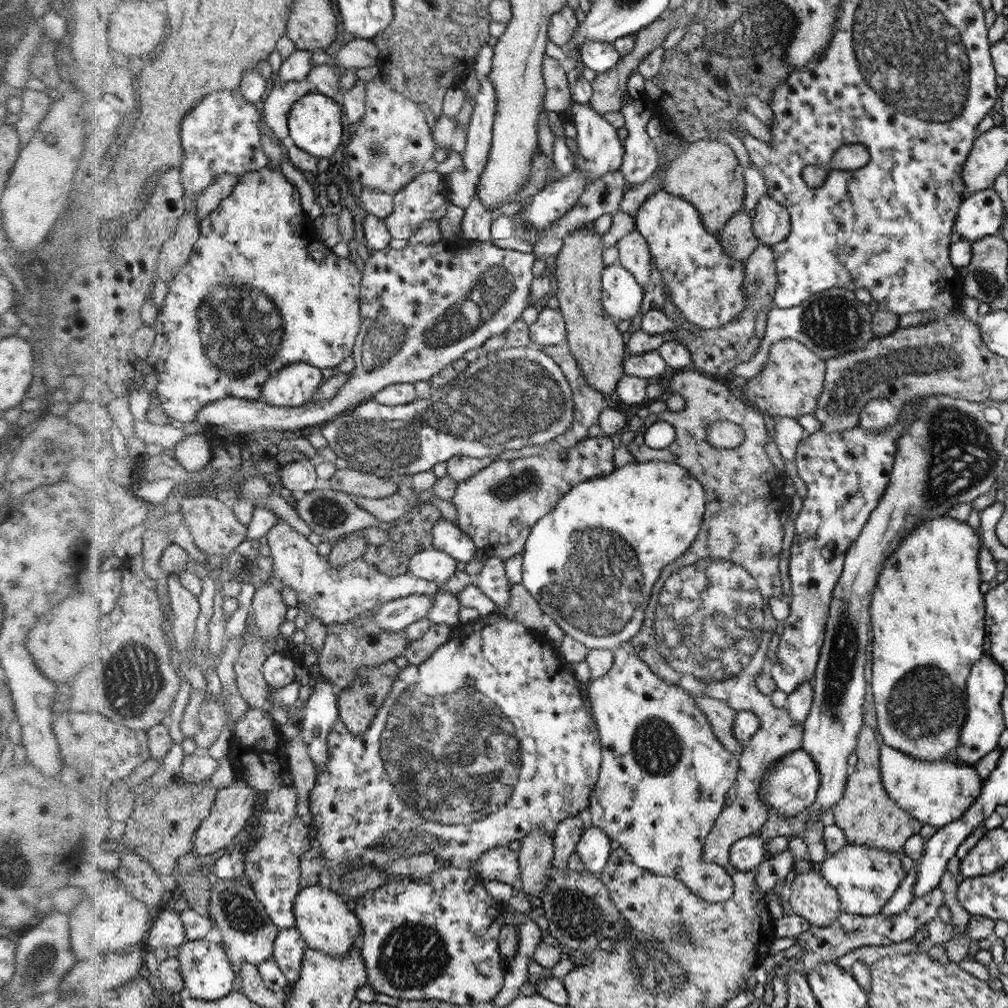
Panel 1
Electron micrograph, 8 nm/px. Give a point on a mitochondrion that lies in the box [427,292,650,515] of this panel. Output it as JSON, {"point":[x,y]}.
{"point":[527,479]}

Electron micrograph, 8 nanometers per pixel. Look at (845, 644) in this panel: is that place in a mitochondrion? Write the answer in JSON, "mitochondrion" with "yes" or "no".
{"mitochondrion":"yes"}

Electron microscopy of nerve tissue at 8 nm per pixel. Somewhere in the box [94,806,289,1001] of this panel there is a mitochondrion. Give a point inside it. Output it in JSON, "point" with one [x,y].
{"point":[237,910]}

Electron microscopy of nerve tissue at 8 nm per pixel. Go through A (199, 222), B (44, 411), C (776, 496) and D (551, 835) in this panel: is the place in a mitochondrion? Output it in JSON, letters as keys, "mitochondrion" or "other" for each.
{"A":"other","B":"other","C":"other","D":"other"}

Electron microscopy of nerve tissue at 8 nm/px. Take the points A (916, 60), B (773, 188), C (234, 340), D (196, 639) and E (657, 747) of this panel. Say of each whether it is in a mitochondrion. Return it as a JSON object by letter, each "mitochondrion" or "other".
{"A":"mitochondrion","B":"other","C":"mitochondrion","D":"other","E":"mitochondrion"}

